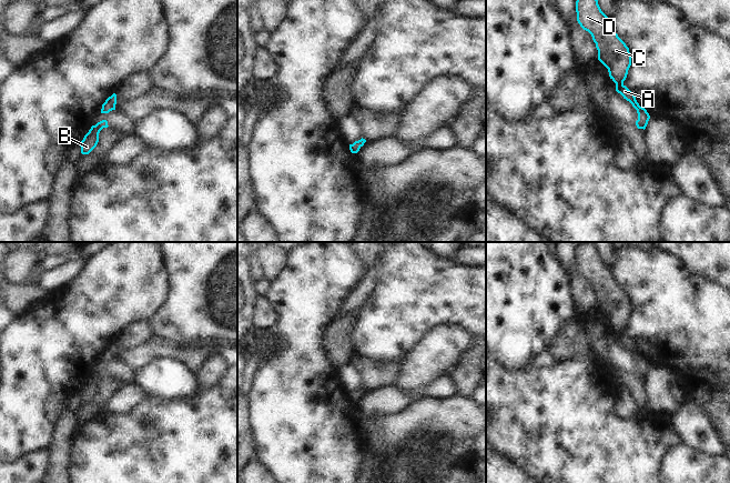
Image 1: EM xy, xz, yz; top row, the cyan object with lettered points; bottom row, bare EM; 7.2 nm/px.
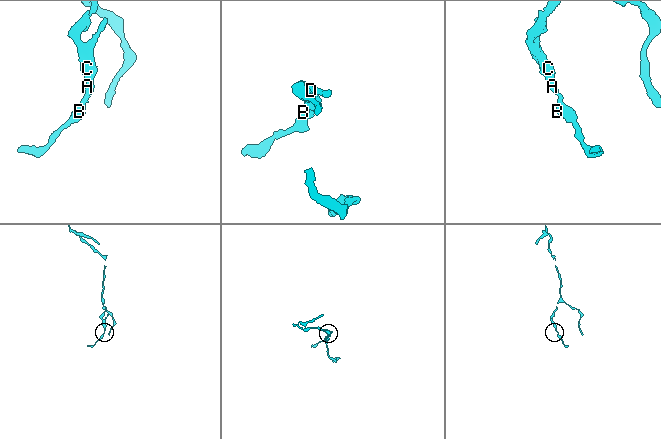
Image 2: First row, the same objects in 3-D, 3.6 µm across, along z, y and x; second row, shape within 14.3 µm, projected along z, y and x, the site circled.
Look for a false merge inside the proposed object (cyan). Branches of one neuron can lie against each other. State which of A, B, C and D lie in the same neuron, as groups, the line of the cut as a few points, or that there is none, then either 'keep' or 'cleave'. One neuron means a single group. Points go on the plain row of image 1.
A B C D | no cut | keep

